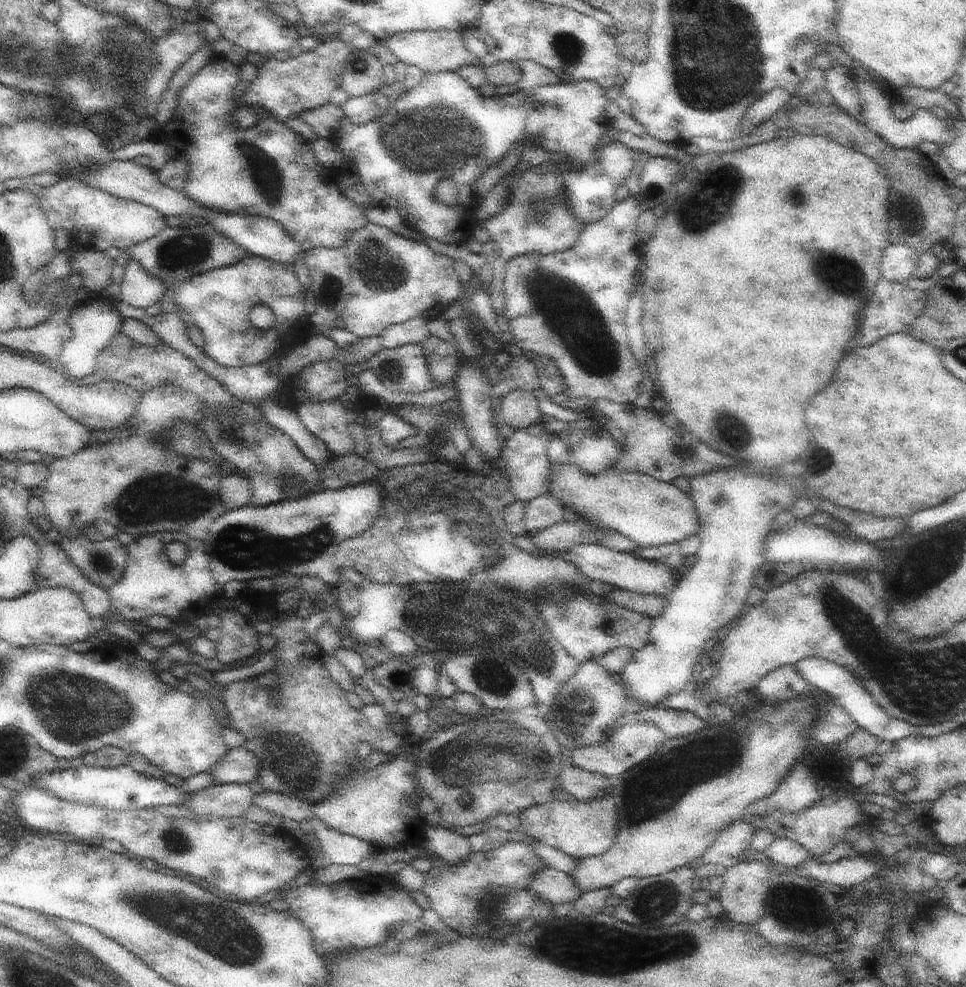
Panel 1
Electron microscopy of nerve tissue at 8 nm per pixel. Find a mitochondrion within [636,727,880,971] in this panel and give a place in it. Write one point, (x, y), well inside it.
(689, 936)

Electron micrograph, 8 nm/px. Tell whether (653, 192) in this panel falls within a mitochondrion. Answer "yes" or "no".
no

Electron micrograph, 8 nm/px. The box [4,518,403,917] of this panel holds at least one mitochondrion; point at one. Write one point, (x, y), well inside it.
(74, 709)

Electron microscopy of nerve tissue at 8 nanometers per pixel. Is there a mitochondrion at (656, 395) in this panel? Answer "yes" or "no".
no

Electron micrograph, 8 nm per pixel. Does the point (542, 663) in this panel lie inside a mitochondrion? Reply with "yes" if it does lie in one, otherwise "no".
yes

